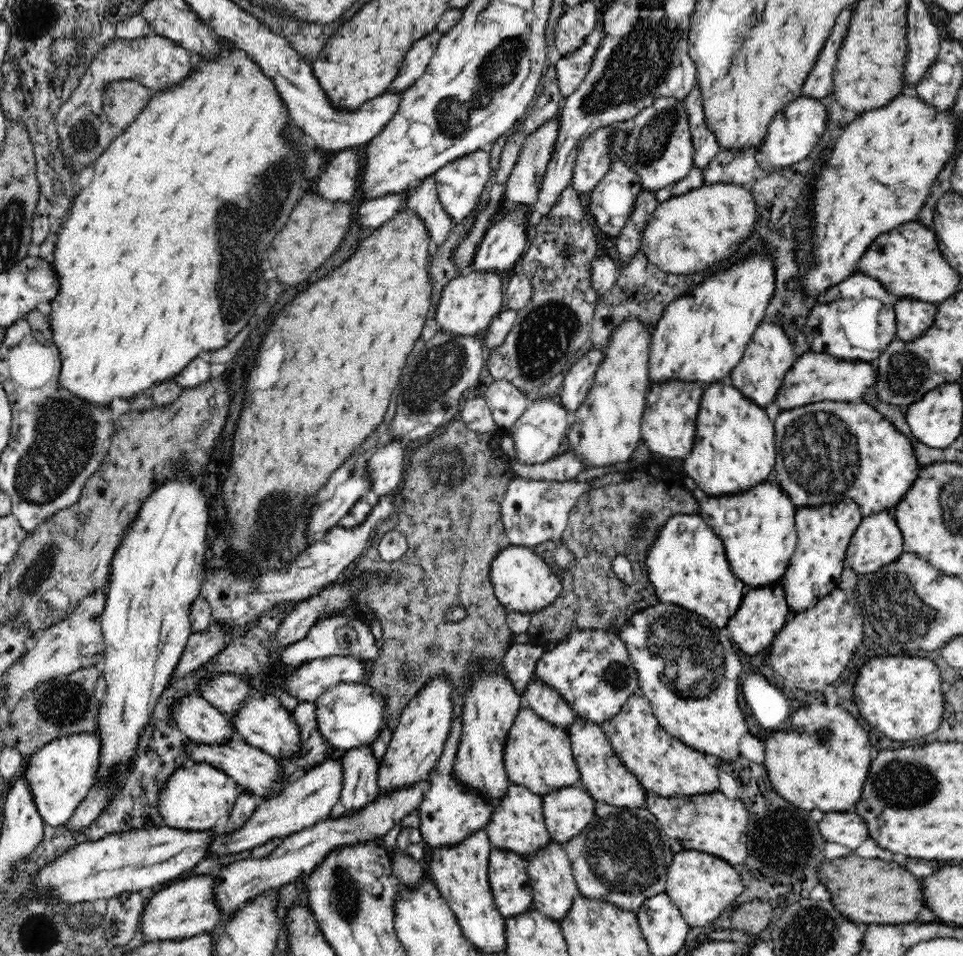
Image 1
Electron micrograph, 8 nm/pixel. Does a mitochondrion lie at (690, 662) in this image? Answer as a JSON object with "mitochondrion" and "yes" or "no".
{"mitochondrion":"yes"}

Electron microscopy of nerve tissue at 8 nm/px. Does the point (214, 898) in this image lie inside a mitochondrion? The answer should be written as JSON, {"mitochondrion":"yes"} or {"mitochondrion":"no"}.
{"mitochondrion":"no"}

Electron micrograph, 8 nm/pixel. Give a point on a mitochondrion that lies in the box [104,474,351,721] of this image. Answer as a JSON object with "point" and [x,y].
{"point":[279,504]}

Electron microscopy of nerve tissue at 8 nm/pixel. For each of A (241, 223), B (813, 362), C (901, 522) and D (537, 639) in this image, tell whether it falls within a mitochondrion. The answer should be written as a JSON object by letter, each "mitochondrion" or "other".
{"A":"mitochondrion","B":"other","C":"other","D":"other"}

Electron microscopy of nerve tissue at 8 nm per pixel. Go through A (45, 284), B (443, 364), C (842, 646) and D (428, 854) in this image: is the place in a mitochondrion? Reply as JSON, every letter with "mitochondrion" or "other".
{"A":"other","B":"mitochondrion","C":"other","D":"other"}

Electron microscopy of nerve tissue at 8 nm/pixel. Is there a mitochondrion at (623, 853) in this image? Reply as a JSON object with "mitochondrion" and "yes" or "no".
{"mitochondrion":"yes"}

